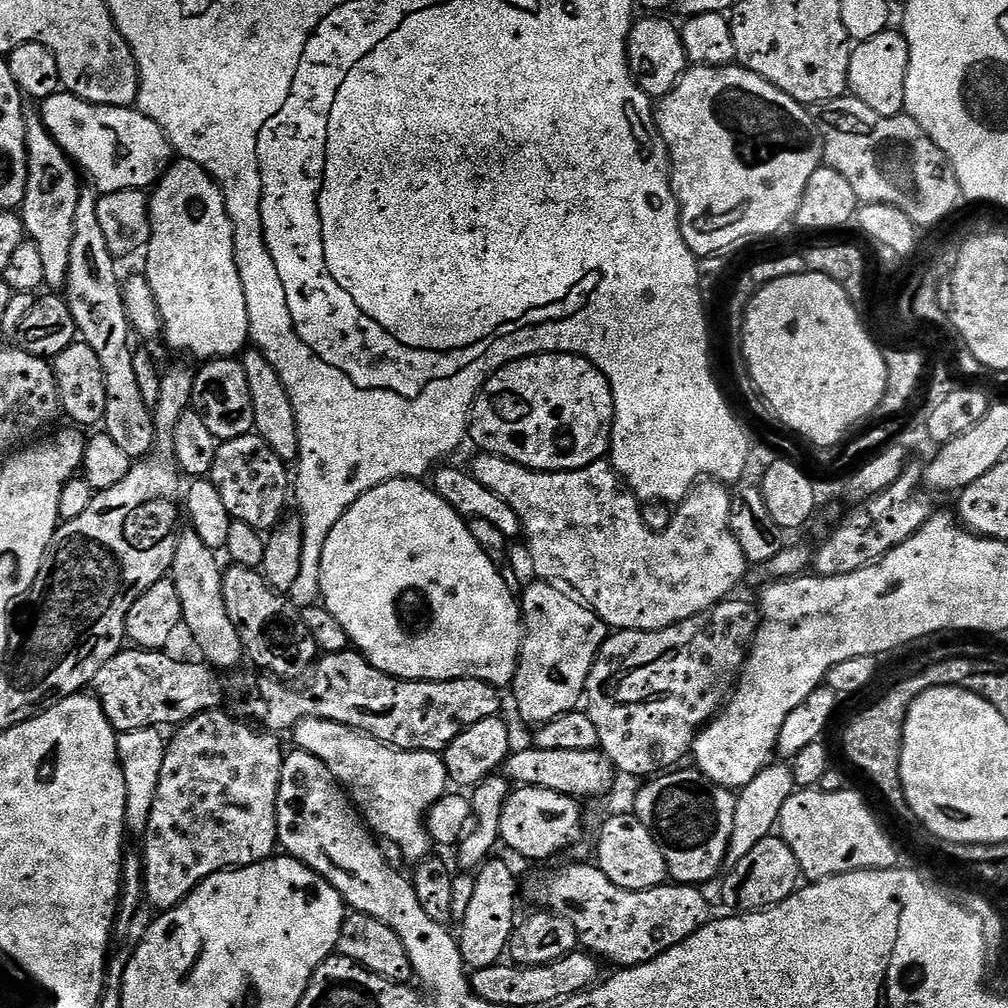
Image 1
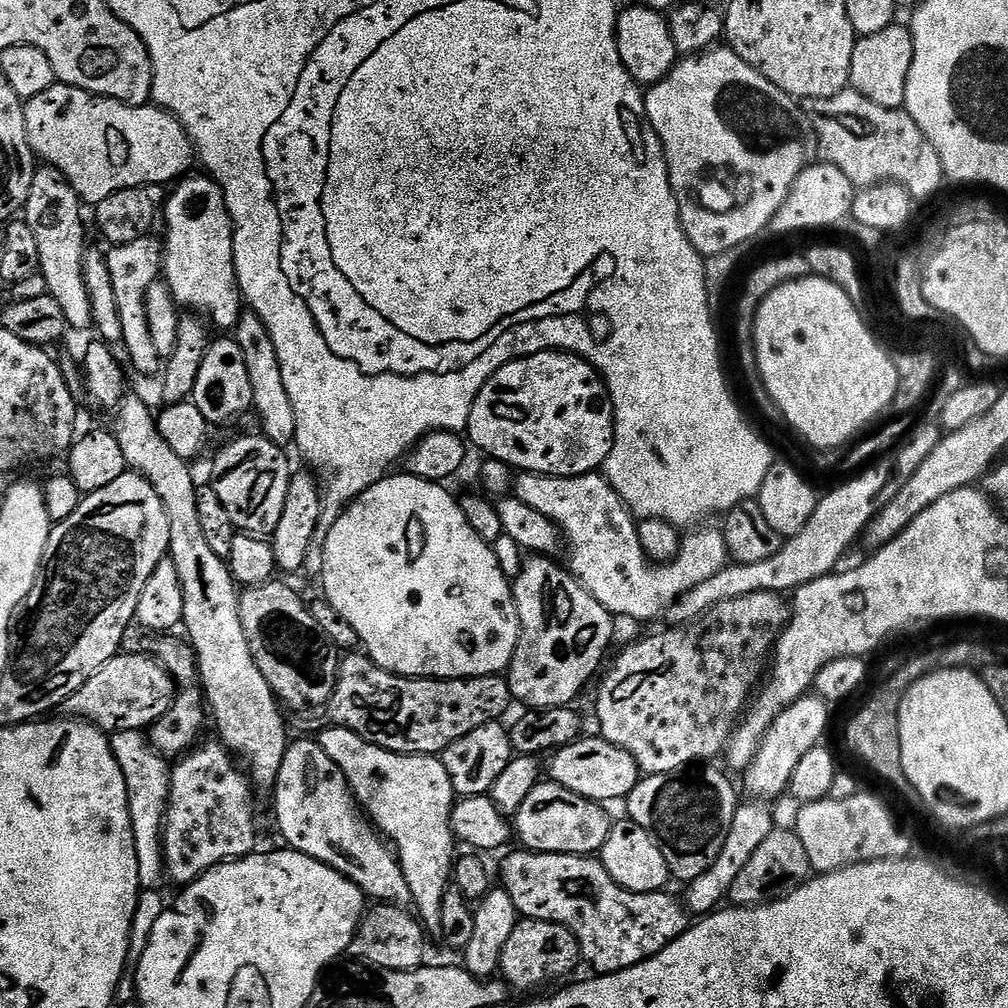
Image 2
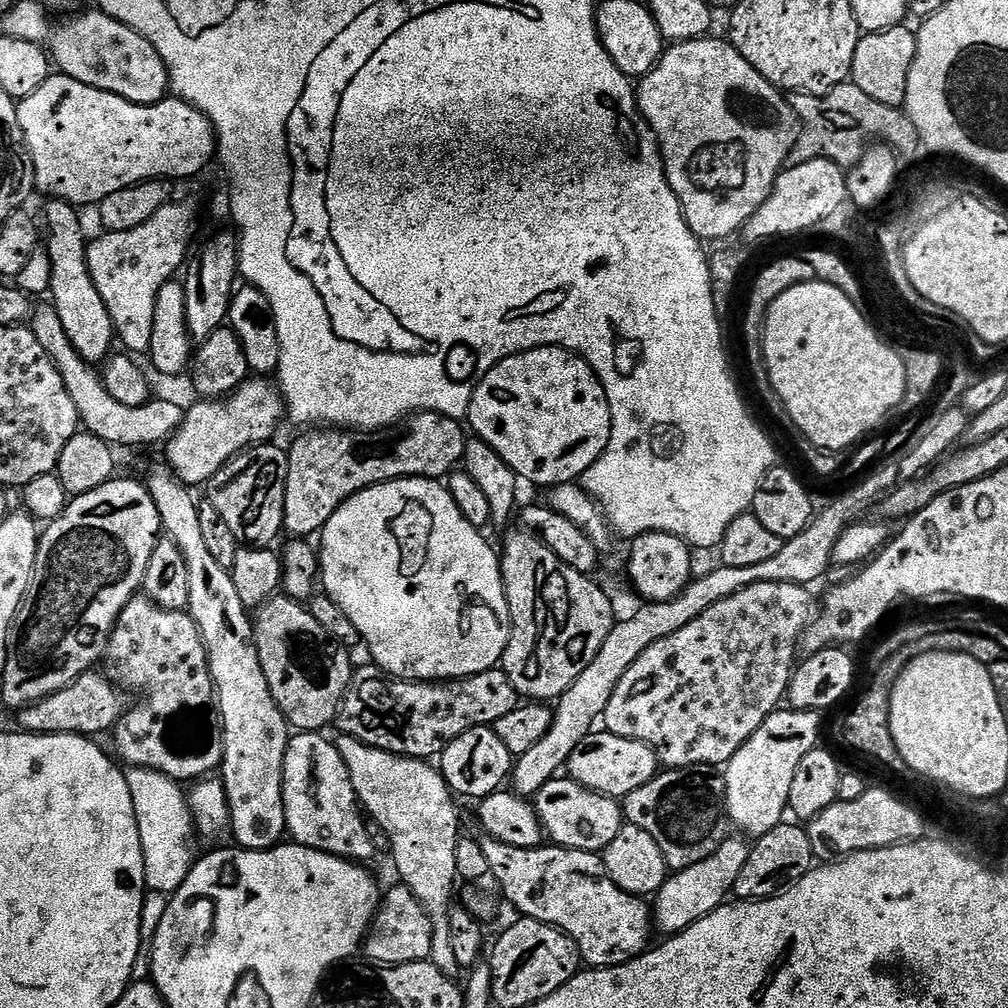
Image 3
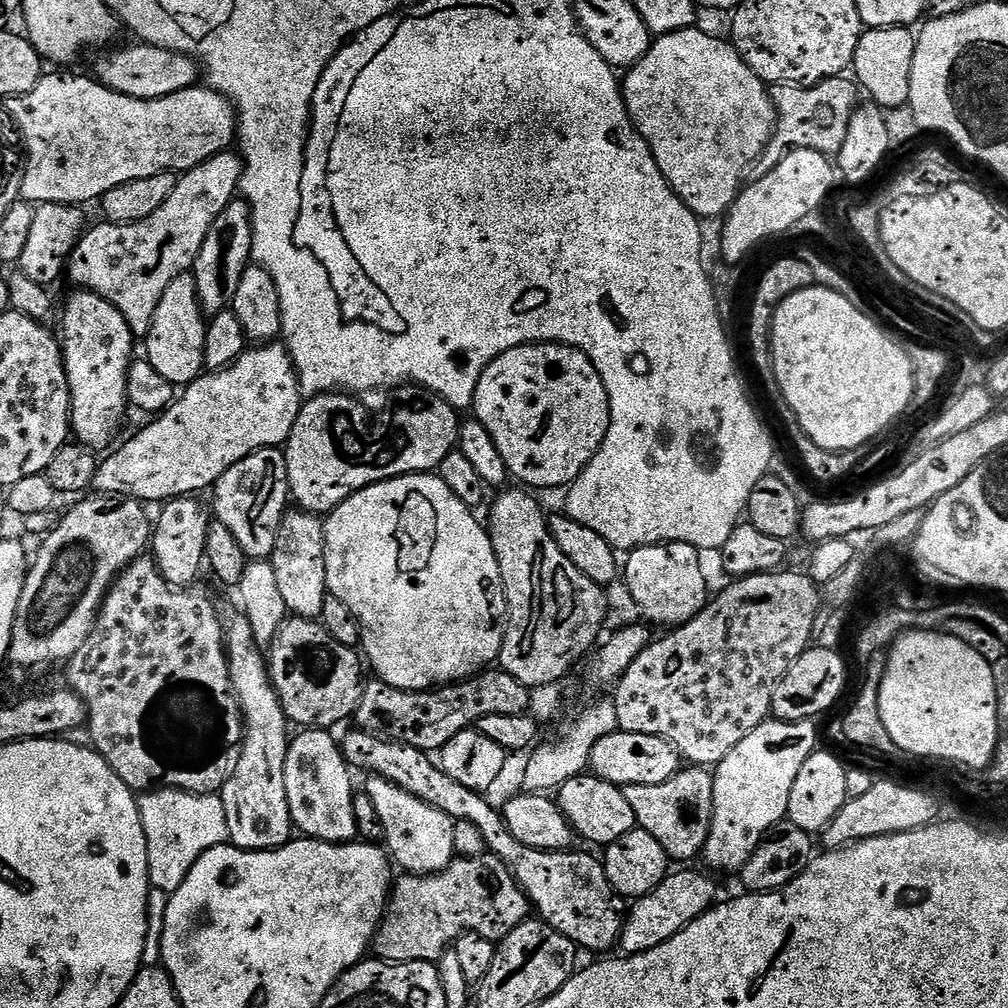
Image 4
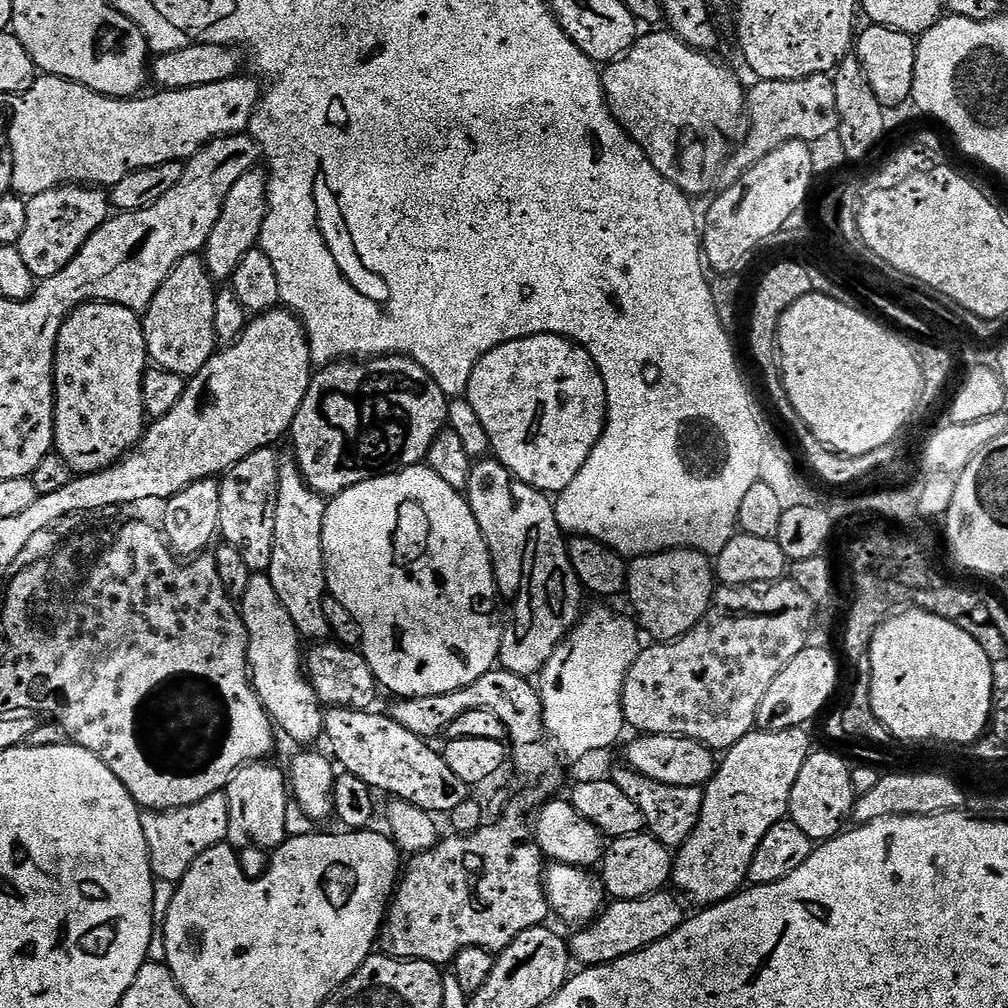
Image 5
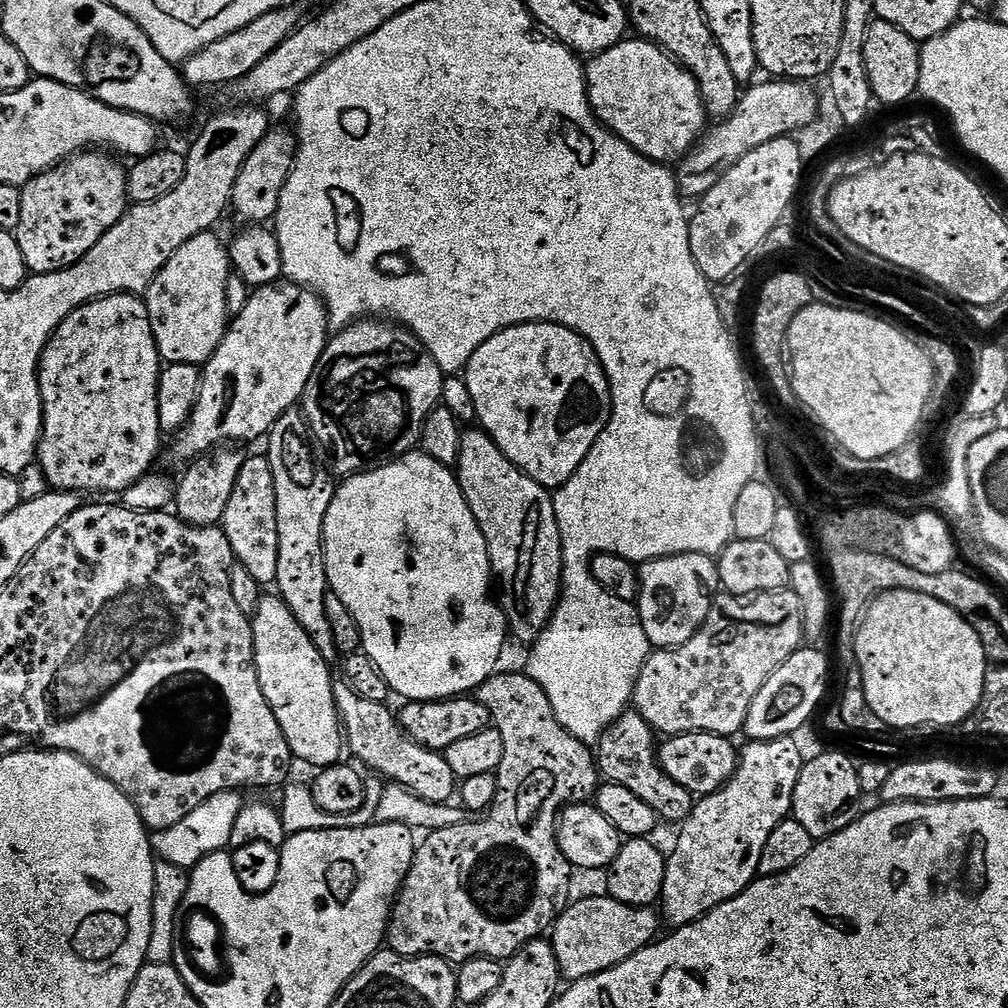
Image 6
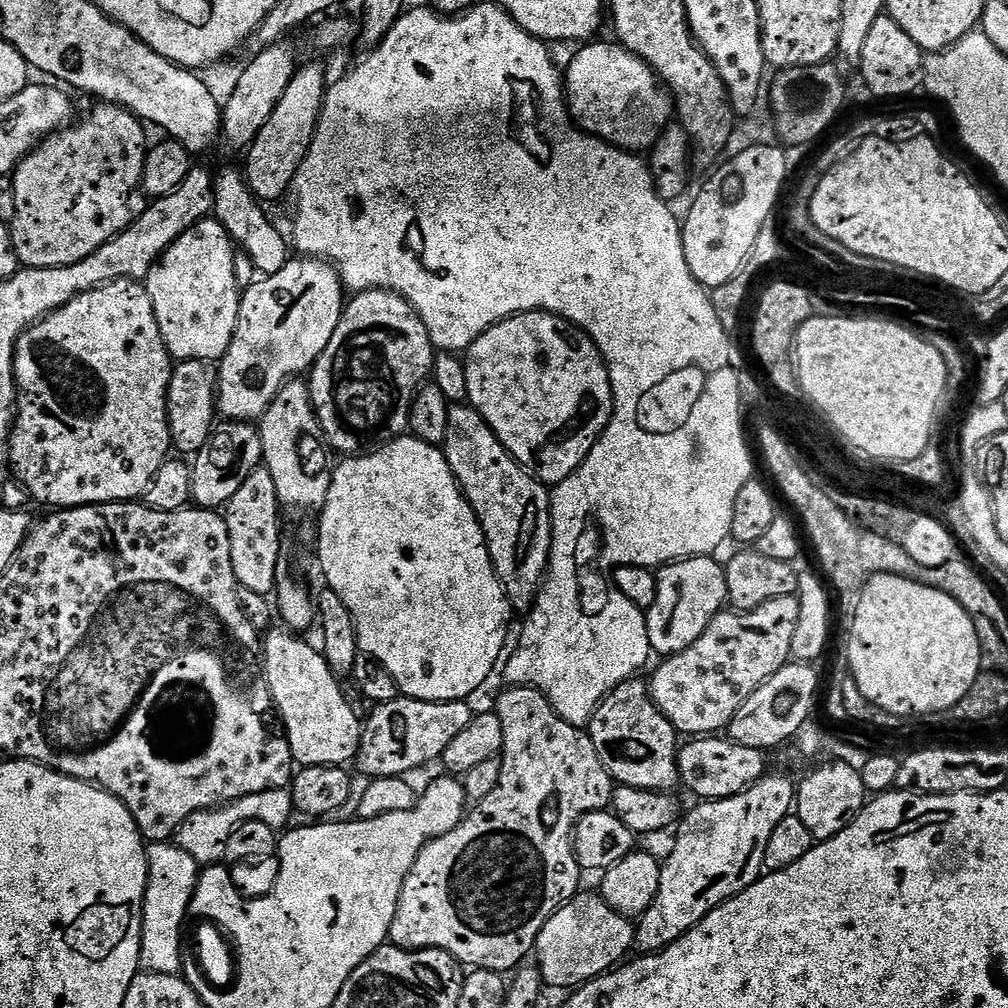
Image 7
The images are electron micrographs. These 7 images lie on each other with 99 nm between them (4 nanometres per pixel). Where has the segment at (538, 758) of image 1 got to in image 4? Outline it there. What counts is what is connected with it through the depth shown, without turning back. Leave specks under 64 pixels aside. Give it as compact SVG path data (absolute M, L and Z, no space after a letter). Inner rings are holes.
M619 730L598 738L598 743L588 759L591 775L602 778L611 784L626 786L658 786L667 780L677 779L676 772L682 765L680 751L670 742L654 734L634 734Z

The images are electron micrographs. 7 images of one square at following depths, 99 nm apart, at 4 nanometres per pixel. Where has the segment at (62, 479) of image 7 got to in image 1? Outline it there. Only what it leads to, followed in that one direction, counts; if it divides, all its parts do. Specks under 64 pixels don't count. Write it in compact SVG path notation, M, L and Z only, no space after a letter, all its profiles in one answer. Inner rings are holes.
M40 118L28 120L26 126L26 154L28 155L28 181L24 202L18 215L24 222L27 239L38 246L44 263L45 285L52 290L60 290L68 283L70 258L74 246L76 223L74 210L78 210L78 198L82 191L81 177L71 158L58 146ZM77 176L77 177L76 177ZM52 287L52 288L51 288Z

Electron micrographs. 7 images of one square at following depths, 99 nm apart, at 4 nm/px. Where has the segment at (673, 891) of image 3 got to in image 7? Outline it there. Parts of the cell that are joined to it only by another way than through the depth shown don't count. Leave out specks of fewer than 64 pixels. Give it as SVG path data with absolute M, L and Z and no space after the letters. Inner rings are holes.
M577 894L563 904L538 934L534 960L540 969L541 981L547 987L549 984L552 988L575 990L581 984L613 971L625 959L623 956L633 951L633 921L615 912L599 894L584 895Z

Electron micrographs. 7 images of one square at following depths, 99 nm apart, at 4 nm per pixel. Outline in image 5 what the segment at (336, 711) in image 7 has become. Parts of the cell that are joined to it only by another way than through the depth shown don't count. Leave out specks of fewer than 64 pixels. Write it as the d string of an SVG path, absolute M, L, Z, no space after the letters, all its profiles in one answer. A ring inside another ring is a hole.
M254 574L250 578L250 587L246 594L238 601L240 617L244 620L248 635L248 671L252 677L252 686L256 689L262 706L272 718L272 723L281 733L284 732L293 740L296 746L312 746L324 735L324 713L318 694L312 689L311 679L306 675L305 665L302 663L302 637L294 626L290 614L286 614L286 606L282 606L282 598L274 590L267 574Z

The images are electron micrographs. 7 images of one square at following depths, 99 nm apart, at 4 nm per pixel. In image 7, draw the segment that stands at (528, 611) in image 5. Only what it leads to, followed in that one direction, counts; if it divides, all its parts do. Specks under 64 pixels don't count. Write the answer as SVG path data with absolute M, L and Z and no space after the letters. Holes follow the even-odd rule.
M467 402L453 403L449 407L446 418L446 438L442 447L444 457L450 462L450 470L454 478L460 483L465 498L470 502L482 526L488 553L500 585L504 587L504 592L511 600L513 609L520 614L527 613L534 602L536 592L544 581L552 549L552 509L549 489L508 453L506 446L502 446L494 430L490 430L490 426L482 418L480 411Z

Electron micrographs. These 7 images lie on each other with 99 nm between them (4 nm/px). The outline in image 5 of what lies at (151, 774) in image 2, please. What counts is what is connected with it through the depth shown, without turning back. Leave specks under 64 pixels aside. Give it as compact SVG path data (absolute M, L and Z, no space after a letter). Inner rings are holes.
M224 792L210 794L194 806L182 806L169 812L141 811L142 834L146 834L146 846L150 850L150 866L156 880L165 880L179 885L180 880L194 866L194 862L206 850L228 839L230 826L230 806Z

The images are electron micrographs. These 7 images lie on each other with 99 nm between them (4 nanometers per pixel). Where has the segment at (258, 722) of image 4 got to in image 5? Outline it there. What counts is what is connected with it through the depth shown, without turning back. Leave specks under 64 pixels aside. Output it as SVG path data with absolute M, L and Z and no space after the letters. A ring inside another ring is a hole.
M253 762L240 768L226 789L228 805L230 806L230 826L228 827L227 843L237 850L243 848L268 848L275 850L289 839L286 832L286 808L290 801L290 784L286 779L286 772L275 768L272 762Z

